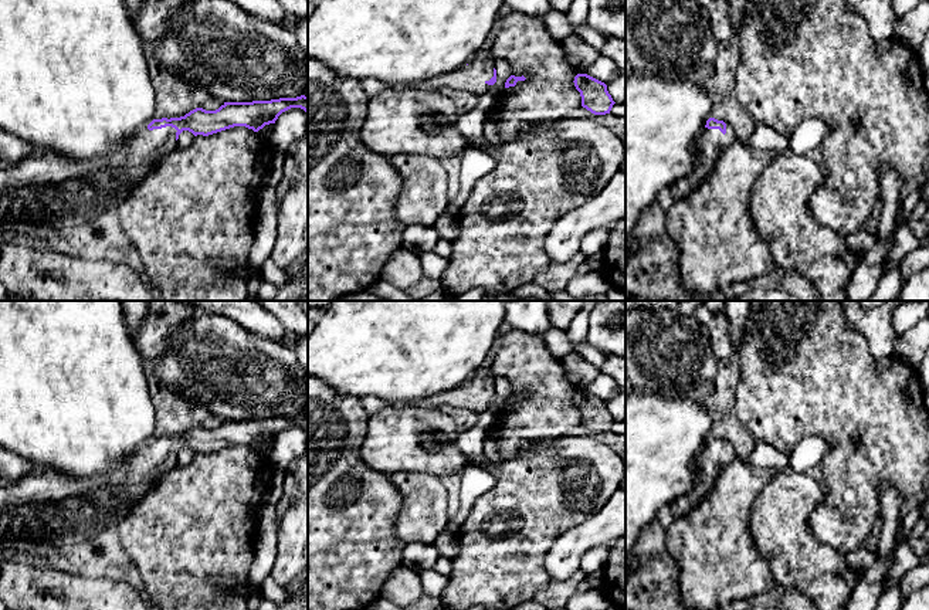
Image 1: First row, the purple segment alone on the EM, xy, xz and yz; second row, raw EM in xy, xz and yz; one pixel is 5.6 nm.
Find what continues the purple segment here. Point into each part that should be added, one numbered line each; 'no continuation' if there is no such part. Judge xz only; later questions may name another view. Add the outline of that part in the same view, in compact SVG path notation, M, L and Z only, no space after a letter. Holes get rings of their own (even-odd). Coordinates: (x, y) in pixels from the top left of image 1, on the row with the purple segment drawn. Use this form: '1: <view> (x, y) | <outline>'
1: xz (471, 78) | M481 50L468 65L462 65L450 74L407 85L396 85L391 88L399 91L407 88L441 91L443 88L448 87L457 91L482 95L491 87L486 82L494 77L494 62L495 58L492 54L489 51Z

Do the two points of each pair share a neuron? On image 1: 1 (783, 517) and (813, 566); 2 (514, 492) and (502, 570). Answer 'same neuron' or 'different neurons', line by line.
1: same neuron
2: same neuron

